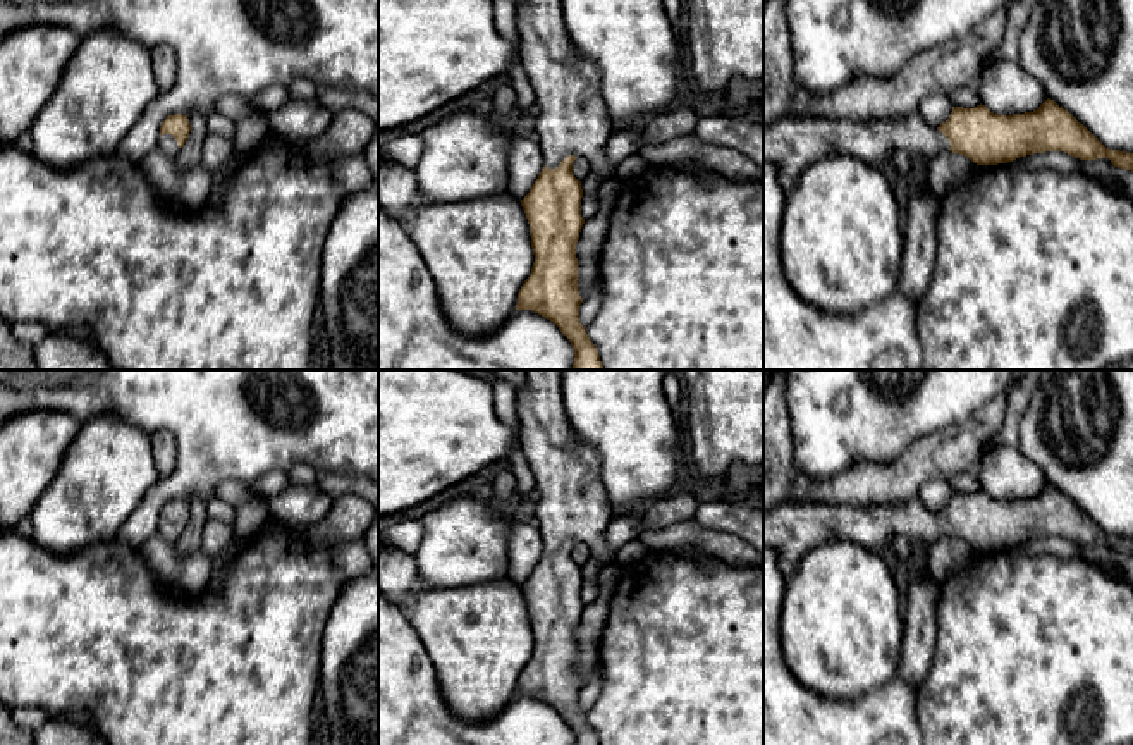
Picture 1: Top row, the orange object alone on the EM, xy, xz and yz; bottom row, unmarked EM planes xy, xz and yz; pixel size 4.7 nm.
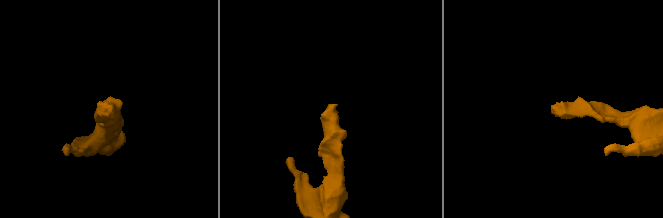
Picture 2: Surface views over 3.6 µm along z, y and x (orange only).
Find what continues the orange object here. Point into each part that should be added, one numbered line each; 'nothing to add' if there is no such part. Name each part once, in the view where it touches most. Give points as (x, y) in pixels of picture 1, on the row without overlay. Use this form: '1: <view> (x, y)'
1: xz (573, 504)

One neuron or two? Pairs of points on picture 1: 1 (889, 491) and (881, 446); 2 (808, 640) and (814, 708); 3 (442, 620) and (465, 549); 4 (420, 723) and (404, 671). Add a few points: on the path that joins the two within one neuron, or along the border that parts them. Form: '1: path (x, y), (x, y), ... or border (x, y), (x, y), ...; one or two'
1: border (918, 439), (889, 461), (858, 461), (845, 472); two
2: border (784, 663), (805, 687), (832, 699), (851, 701); two
3: border (416, 566), (422, 585), (480, 585), (492, 578); two
4: path (408, 711), (404, 708), (404, 683); one

